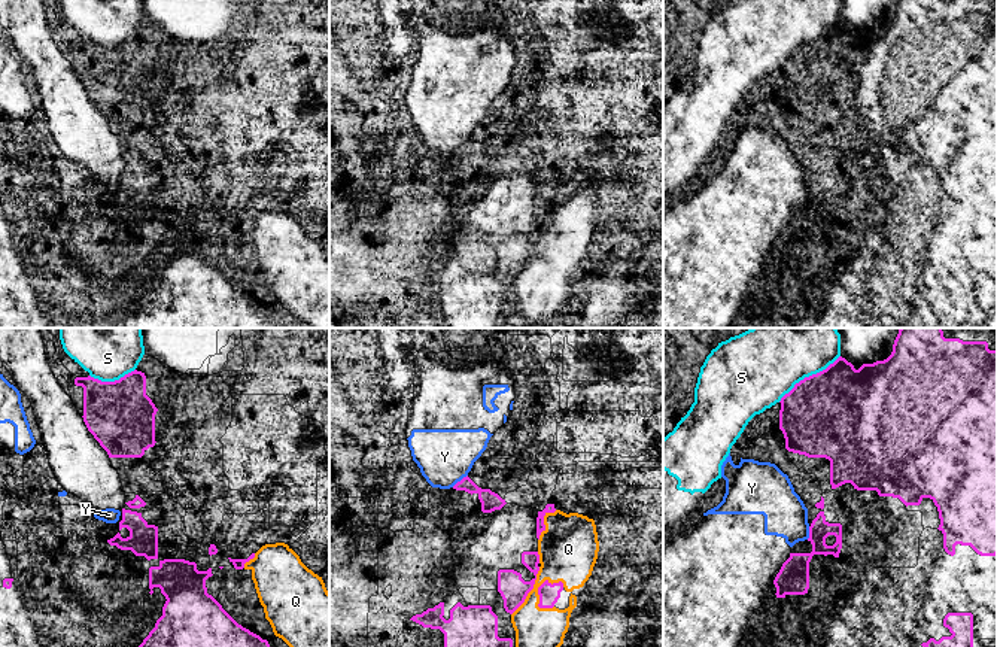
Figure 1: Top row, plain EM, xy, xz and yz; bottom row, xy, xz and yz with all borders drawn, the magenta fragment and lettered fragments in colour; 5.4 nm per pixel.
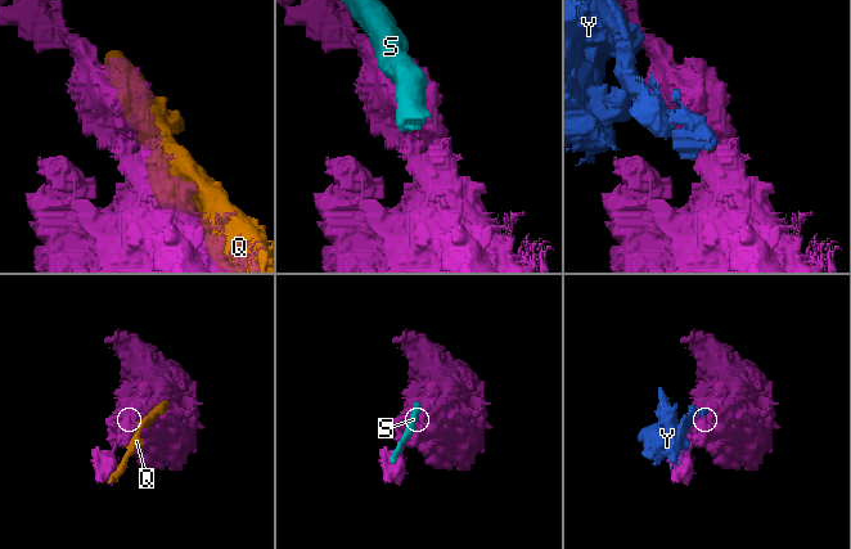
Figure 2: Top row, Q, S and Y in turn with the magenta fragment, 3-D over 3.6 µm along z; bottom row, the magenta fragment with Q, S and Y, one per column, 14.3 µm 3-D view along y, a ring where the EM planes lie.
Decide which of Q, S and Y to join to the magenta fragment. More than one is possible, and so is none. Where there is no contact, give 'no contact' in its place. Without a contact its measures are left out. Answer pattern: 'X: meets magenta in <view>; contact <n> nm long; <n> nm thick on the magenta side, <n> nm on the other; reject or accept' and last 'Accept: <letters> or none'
Q: meets magenta in xz; contact 200 nm long; 110 nm thick on the magenta side, 320 nm on the other; reject
S: meets magenta in yz; contact 420 nm long; 480 nm thick on the magenta side, 460 nm on the other; reject
Y: meets magenta in xz; contact 110 nm long; 110 nm thick on the magenta side, 300 nm on the other; reject
Accept: none

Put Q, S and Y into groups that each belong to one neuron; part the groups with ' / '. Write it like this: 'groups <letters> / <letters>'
groups Q / S / Y

